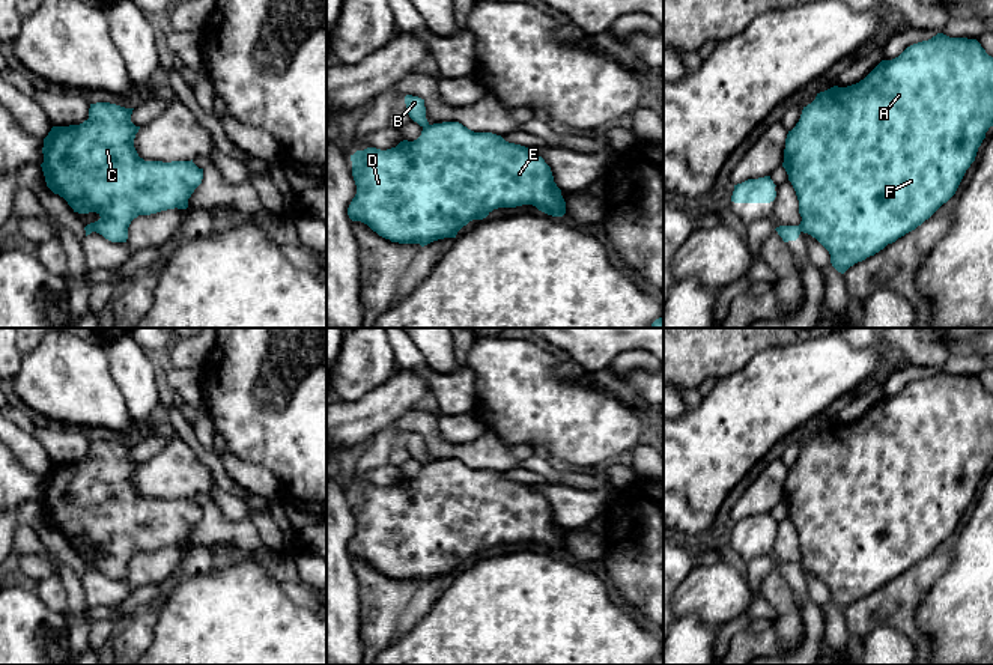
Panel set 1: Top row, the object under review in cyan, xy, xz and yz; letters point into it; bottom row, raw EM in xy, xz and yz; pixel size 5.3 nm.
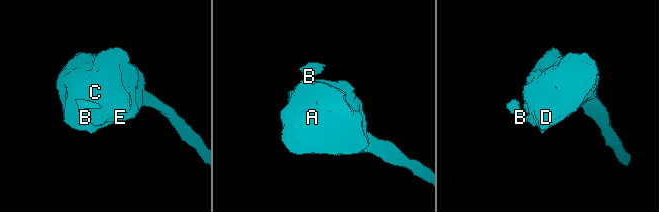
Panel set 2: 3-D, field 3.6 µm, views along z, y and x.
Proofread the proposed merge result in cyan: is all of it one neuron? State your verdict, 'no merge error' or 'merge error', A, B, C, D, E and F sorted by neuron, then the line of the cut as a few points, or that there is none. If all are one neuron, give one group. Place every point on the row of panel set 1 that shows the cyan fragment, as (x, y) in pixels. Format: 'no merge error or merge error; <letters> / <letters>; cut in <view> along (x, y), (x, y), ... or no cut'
merge error; A C D E F / B; cut in xz along (428, 124), (423, 128)

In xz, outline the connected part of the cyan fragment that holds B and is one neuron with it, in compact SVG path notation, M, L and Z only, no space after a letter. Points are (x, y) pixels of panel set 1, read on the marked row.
M412 95L405 96L406 111L409 117L417 122L420 126L427 126L424 99Z

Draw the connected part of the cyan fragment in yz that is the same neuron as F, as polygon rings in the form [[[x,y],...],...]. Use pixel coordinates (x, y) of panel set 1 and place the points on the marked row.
[[[937,33],[928,41],[907,47],[892,60],[882,60],[859,83],[847,87],[834,86],[817,93],[815,99],[803,107],[796,126],[788,131],[784,149],[782,167],[799,200],[800,232],[815,238],[829,251],[832,266],[844,274],[855,263],[874,256],[888,244],[915,230],[955,194],[966,170],[975,161],[978,147],[990,126],[993,126],[993,57],[985,53],[976,39],[949,38]]]

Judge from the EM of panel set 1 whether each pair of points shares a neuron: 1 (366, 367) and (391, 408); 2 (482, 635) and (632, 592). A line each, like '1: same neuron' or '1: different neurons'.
1: different neurons
2: different neurons

